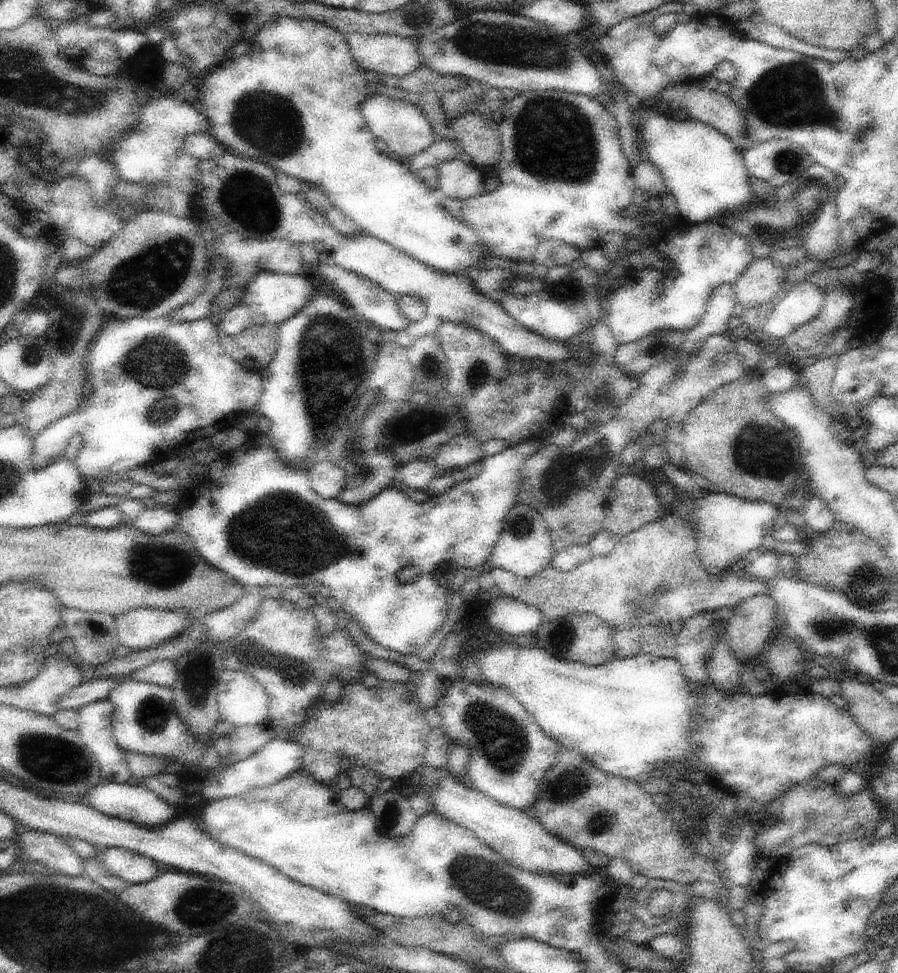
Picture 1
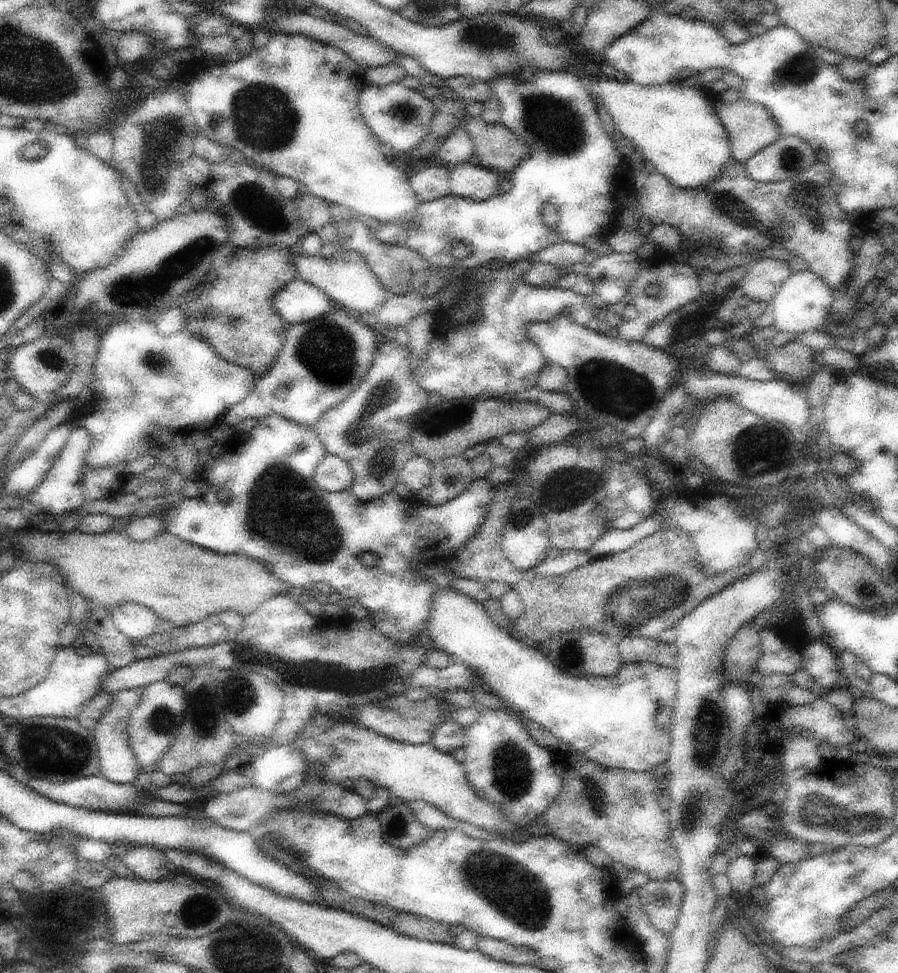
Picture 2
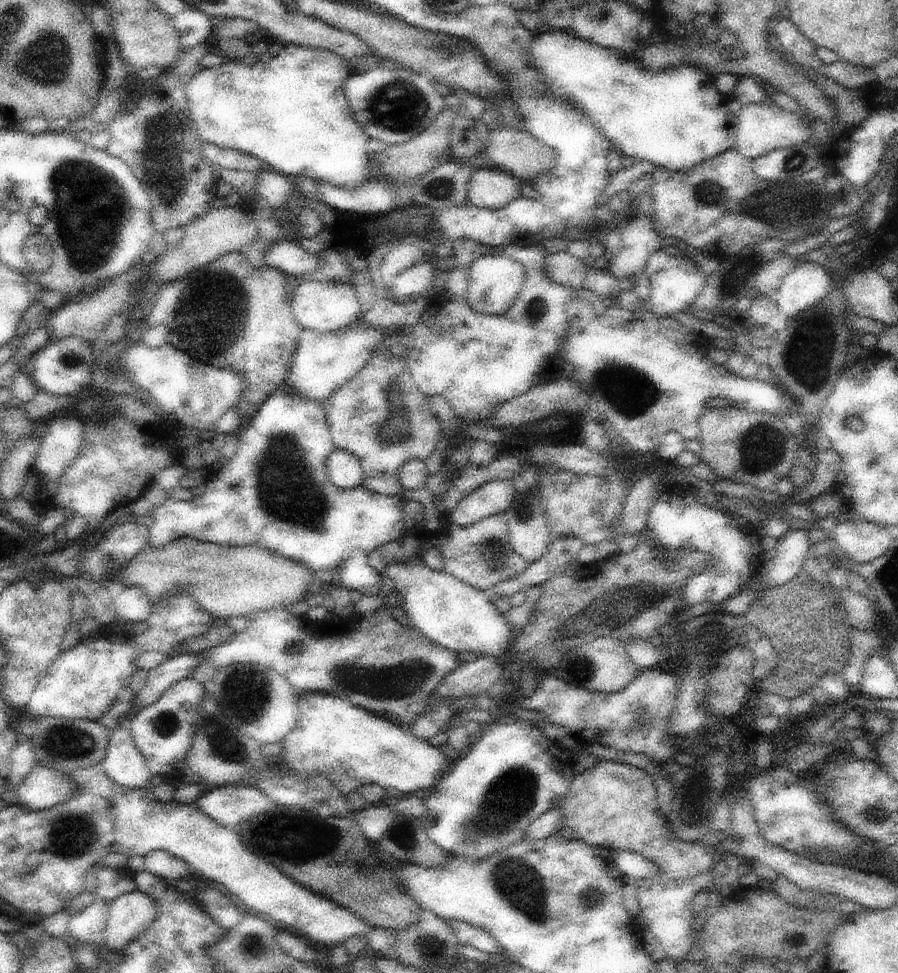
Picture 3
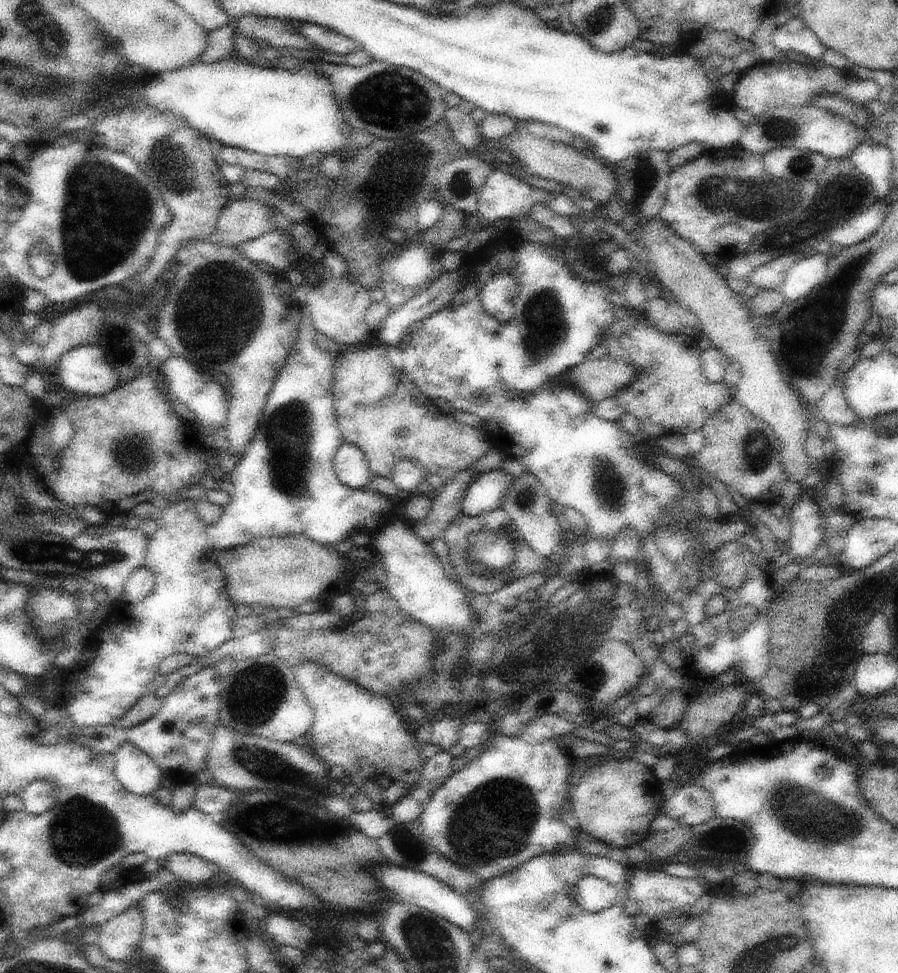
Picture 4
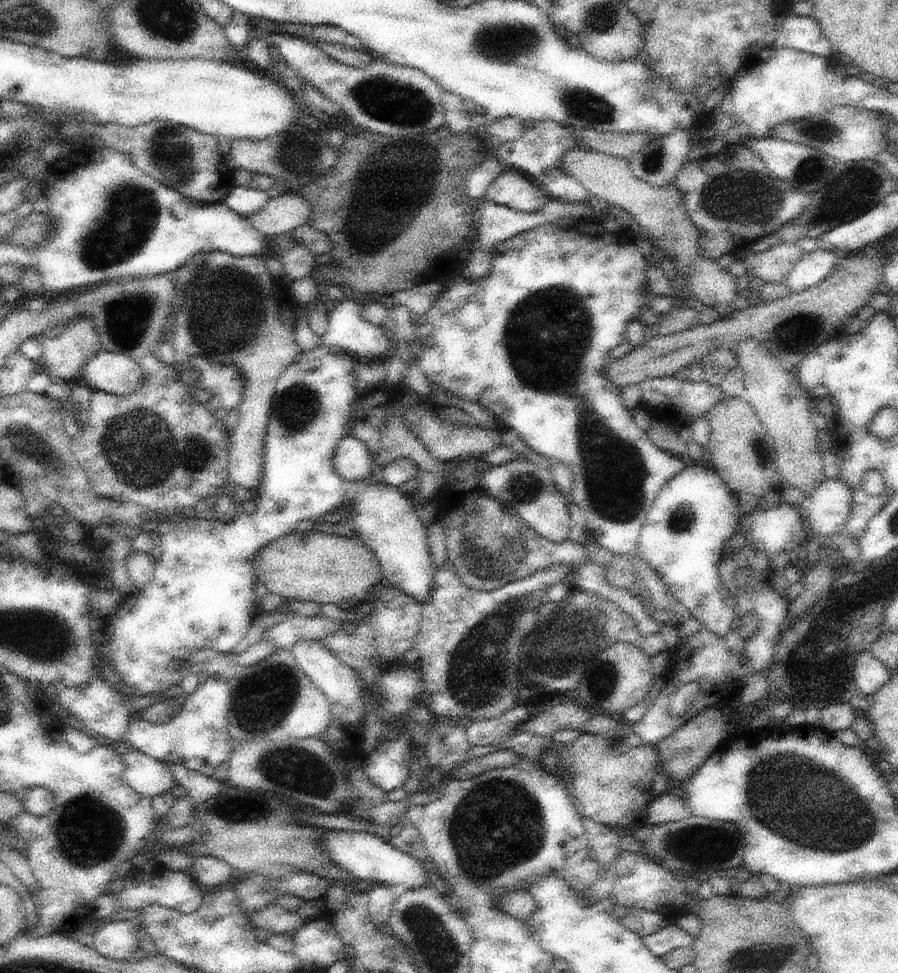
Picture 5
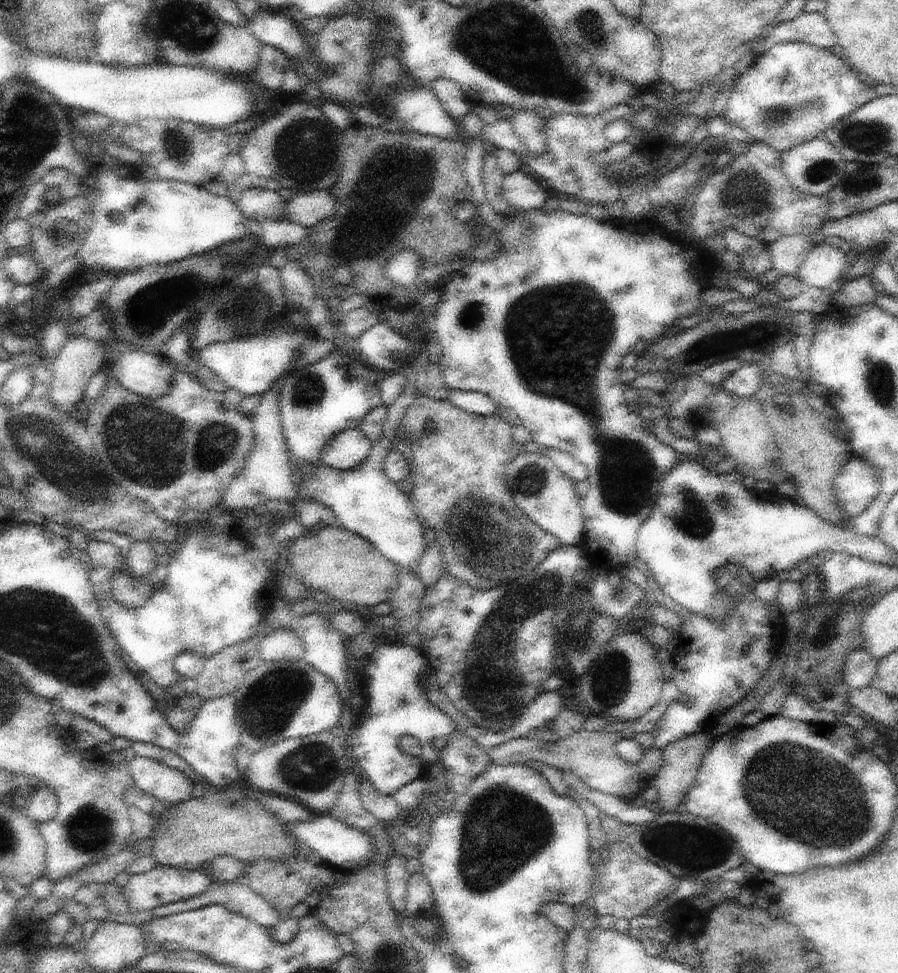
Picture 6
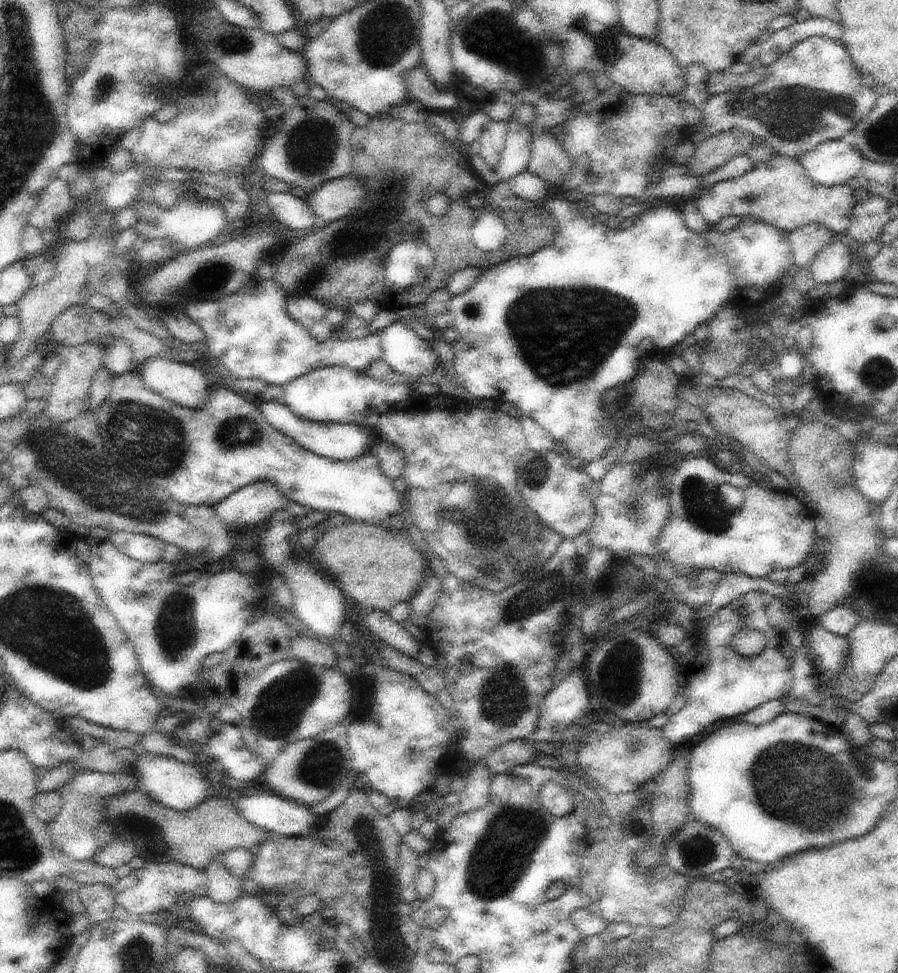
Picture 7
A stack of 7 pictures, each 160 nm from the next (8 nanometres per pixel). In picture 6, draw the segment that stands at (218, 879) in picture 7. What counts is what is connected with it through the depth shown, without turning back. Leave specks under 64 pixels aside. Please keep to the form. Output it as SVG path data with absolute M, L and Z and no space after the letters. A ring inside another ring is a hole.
M214 881L200 896L158 906L152 910L152 914L157 918L165 917L209 904L224 905L227 910L250 917L266 928L272 928L282 920L278 911L263 896L254 892L250 885L238 884L235 881L231 883Z

